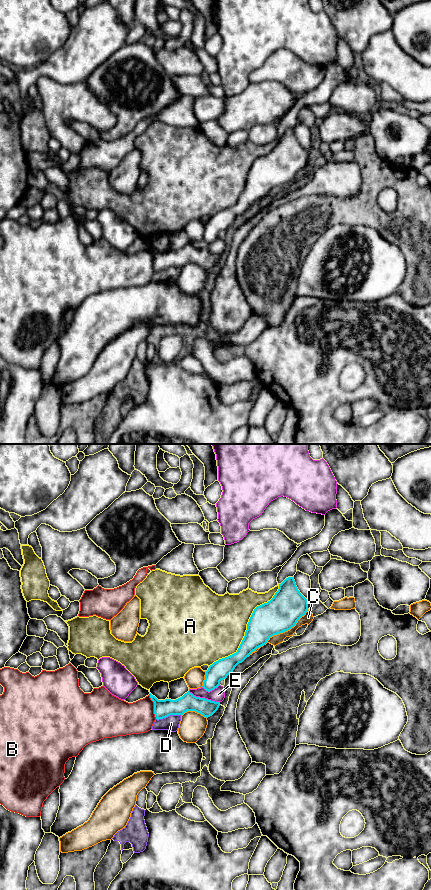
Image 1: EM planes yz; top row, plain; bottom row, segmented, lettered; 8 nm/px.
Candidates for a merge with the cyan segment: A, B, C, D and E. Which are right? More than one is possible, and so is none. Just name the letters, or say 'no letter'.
no letter

